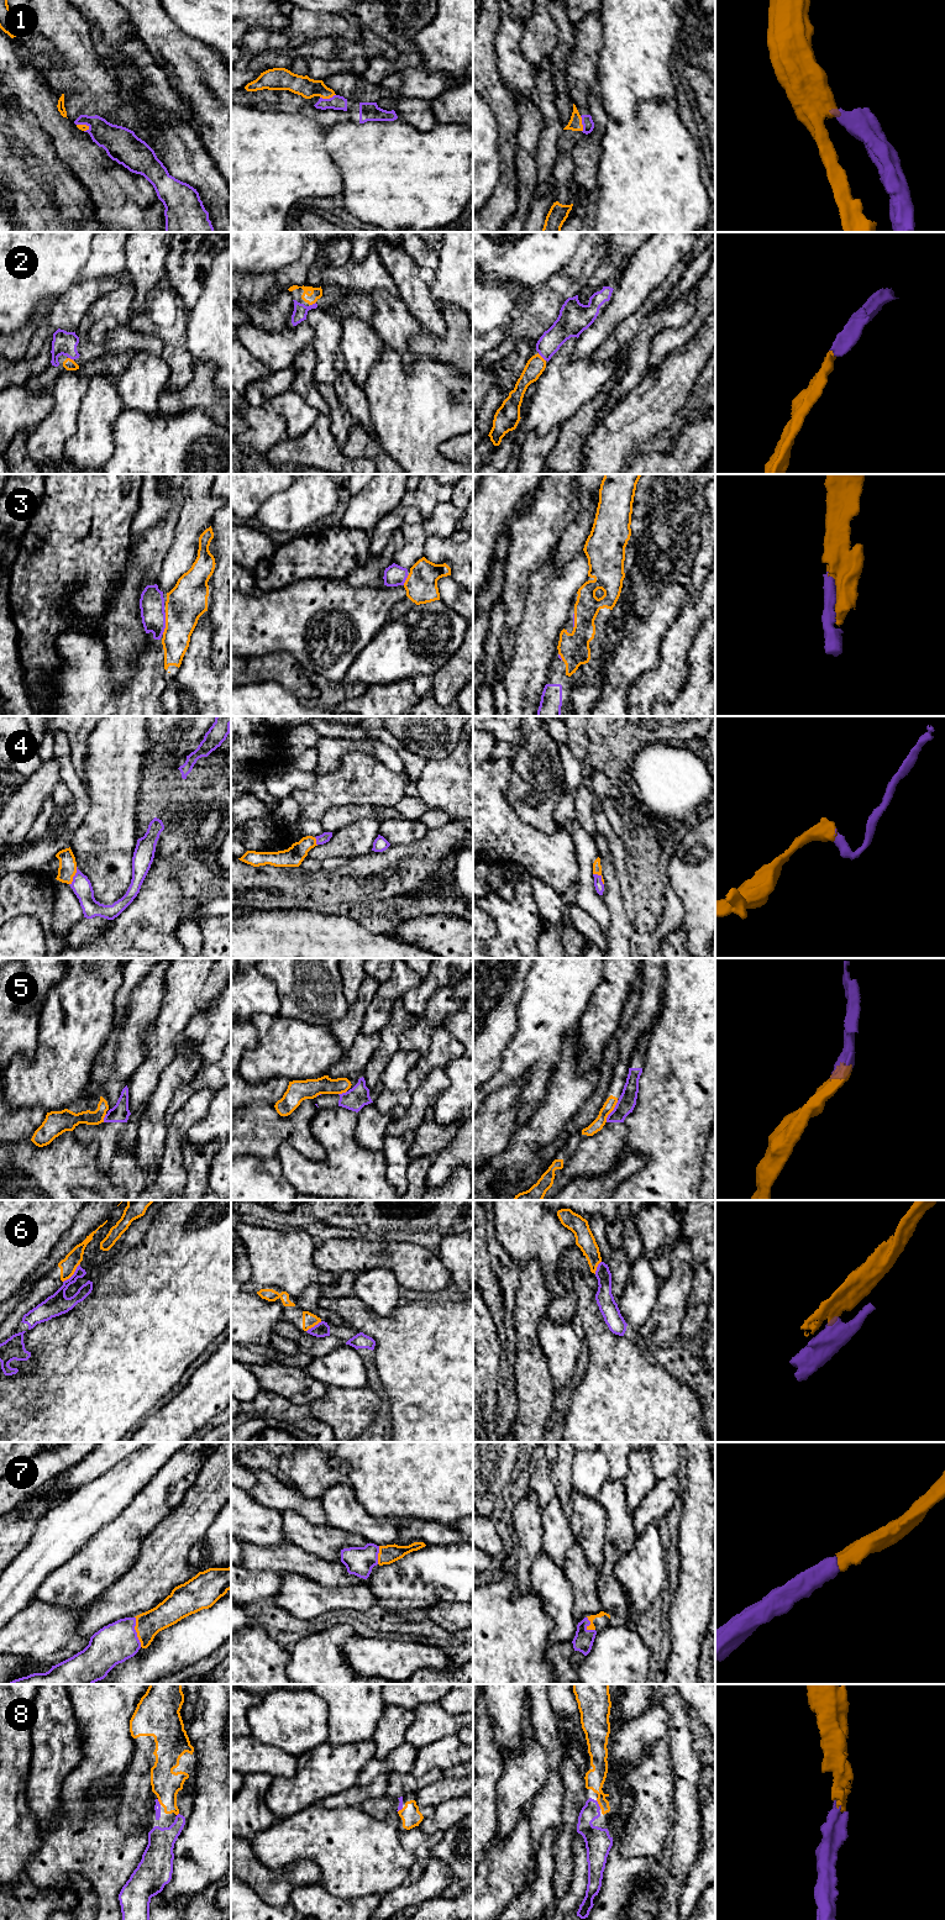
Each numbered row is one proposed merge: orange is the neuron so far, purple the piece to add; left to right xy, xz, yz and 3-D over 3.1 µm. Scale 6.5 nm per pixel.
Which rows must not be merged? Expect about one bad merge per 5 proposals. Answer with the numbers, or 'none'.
1, 5, 6

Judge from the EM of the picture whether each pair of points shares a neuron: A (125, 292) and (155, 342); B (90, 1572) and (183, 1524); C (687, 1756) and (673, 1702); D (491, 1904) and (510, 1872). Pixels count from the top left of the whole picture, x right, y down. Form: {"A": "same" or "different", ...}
{"A": "different", "B": "different", "C": "same", "D": "same"}

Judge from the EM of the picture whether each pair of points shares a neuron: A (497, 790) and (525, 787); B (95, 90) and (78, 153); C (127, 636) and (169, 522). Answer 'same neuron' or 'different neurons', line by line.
A: different neurons
B: different neurons
C: same neuron

